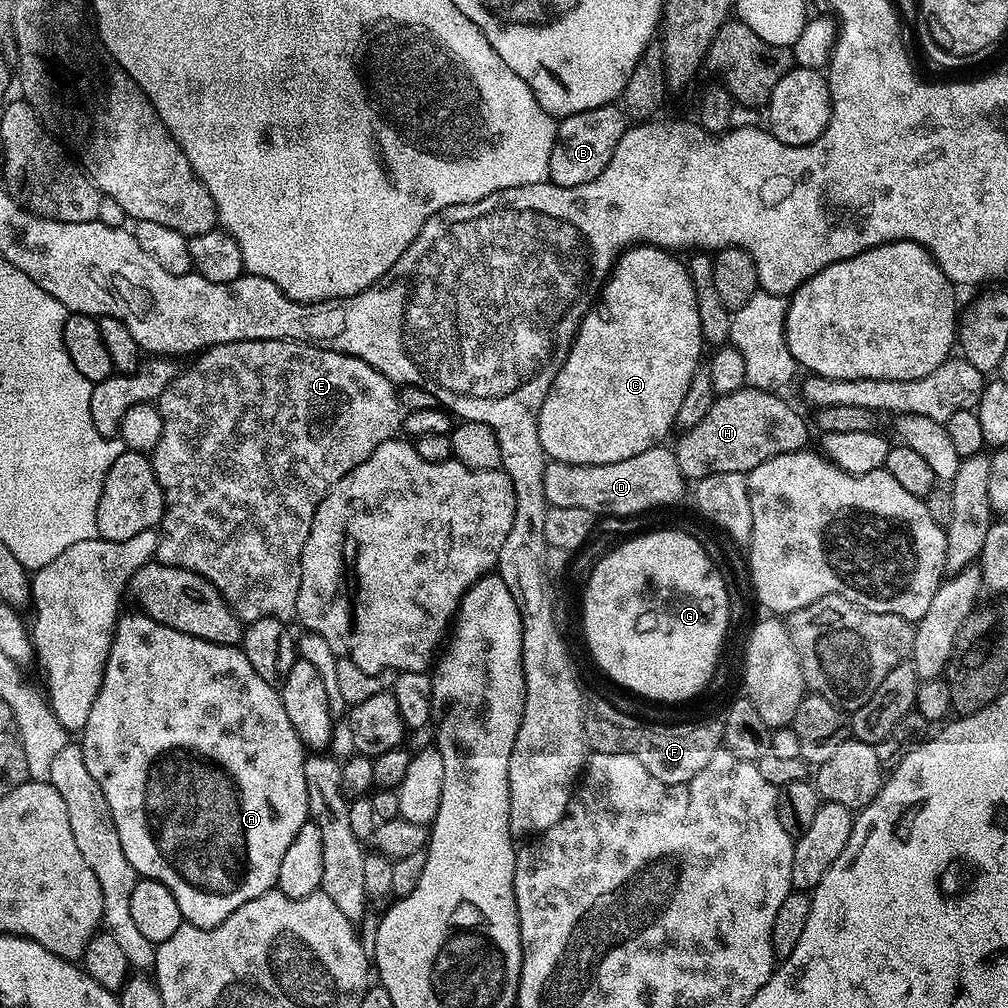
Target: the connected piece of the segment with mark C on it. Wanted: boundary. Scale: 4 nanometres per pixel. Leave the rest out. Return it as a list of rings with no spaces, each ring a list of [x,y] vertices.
[[[652,244],[633,246],[620,253],[619,260],[612,267],[612,275],[605,280],[598,299],[580,321],[580,329],[572,340],[572,349],[568,351],[564,365],[558,370],[542,402],[542,410],[538,414],[538,438],[549,461],[561,460],[567,464],[622,462],[626,458],[634,458],[634,454],[642,454],[642,450],[657,447],[663,441],[660,439],[674,428],[676,415],[682,406],[682,398],[686,395],[686,386],[690,386],[690,378],[701,367],[700,347],[704,348],[706,343],[700,329],[694,286],[691,285],[687,267],[683,263],[679,264],[672,256],[675,255],[671,251],[655,248]]]

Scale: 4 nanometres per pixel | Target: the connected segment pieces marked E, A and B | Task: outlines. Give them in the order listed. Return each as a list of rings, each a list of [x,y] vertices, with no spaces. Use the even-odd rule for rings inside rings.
[[[235,340],[229,344],[219,344],[213,348],[209,348],[203,353],[201,362],[197,368],[190,372],[177,375],[174,383],[168,387],[163,396],[158,401],[158,407],[162,414],[162,438],[158,442],[158,446],[150,454],[152,465],[154,466],[154,474],[158,478],[158,486],[162,486],[164,491],[164,519],[158,525],[160,541],[158,542],[158,550],[155,559],[159,563],[166,566],[178,566],[190,570],[194,574],[198,574],[202,578],[206,578],[216,587],[218,594],[222,594],[222,598],[230,607],[232,613],[238,617],[241,622],[251,622],[258,618],[276,618],[285,622],[291,621],[296,614],[296,603],[298,602],[298,586],[302,582],[302,550],[306,546],[306,538],[310,534],[310,526],[314,522],[314,514],[316,508],[326,498],[326,494],[330,491],[339,480],[346,474],[350,474],[350,470],[354,470],[354,466],[358,466],[362,462],[366,462],[366,458],[370,458],[370,454],[374,454],[374,450],[378,446],[382,446],[382,442],[393,439],[401,431],[402,428],[402,409],[400,407],[400,398],[398,395],[397,385],[387,380],[385,376],[378,370],[374,370],[366,362],[362,362],[353,356],[347,356],[341,352],[332,352],[329,348],[317,348],[315,344],[299,344],[297,340]]]
[[[125,611],[117,619],[104,667],[104,681],[98,690],[98,698],[94,698],[94,706],[90,706],[90,718],[82,733],[86,770],[90,770],[94,782],[98,782],[102,794],[106,794],[114,826],[118,826],[118,838],[122,838],[122,850],[126,850],[126,858],[130,858],[130,866],[134,866],[137,877],[162,882],[162,886],[174,894],[174,902],[178,902],[180,915],[187,923],[199,928],[216,928],[227,916],[234,914],[238,906],[276,888],[282,854],[286,854],[290,842],[294,842],[294,834],[309,823],[304,773],[306,749],[286,715],[286,706],[279,691],[270,682],[258,678],[243,650],[230,644],[199,640],[154,622],[154,618],[145,612],[131,611]]]
[[[615,103],[603,104],[594,110],[582,110],[573,116],[563,117],[556,125],[556,141],[550,150],[550,166],[548,180],[551,183],[569,188],[582,186],[602,170],[614,158],[614,150],[618,150],[618,142],[622,142],[622,134],[626,131],[626,113],[623,107]]]

